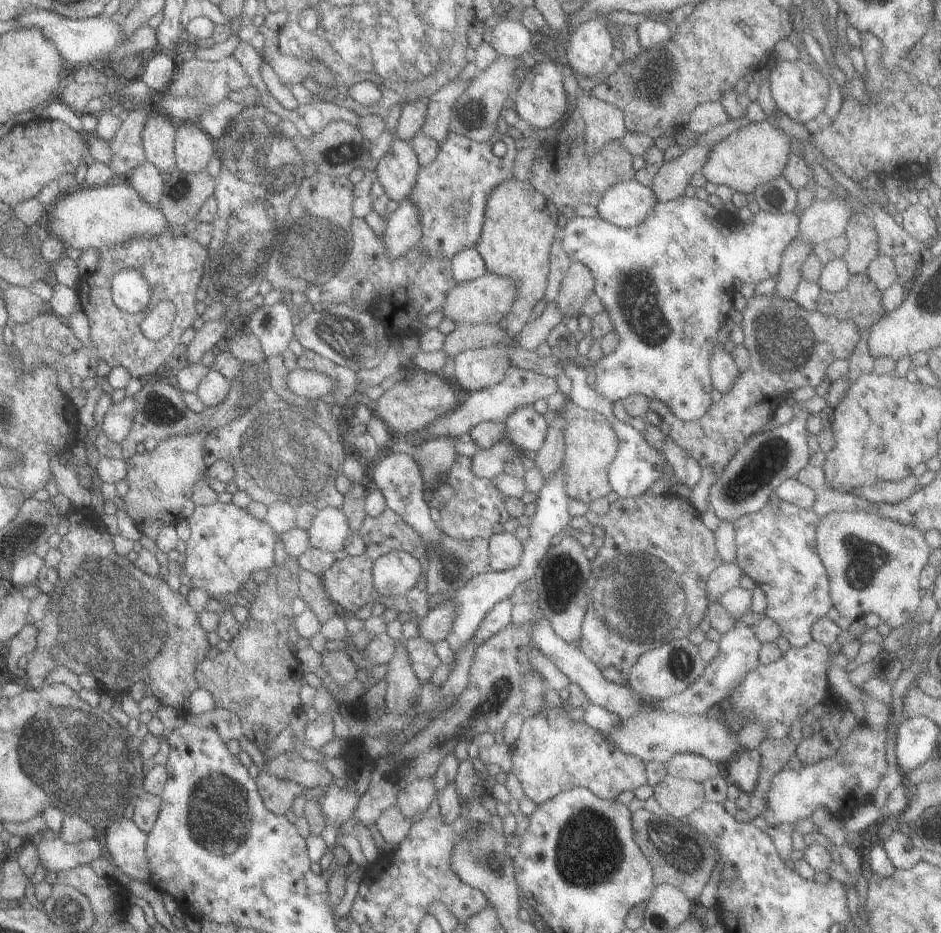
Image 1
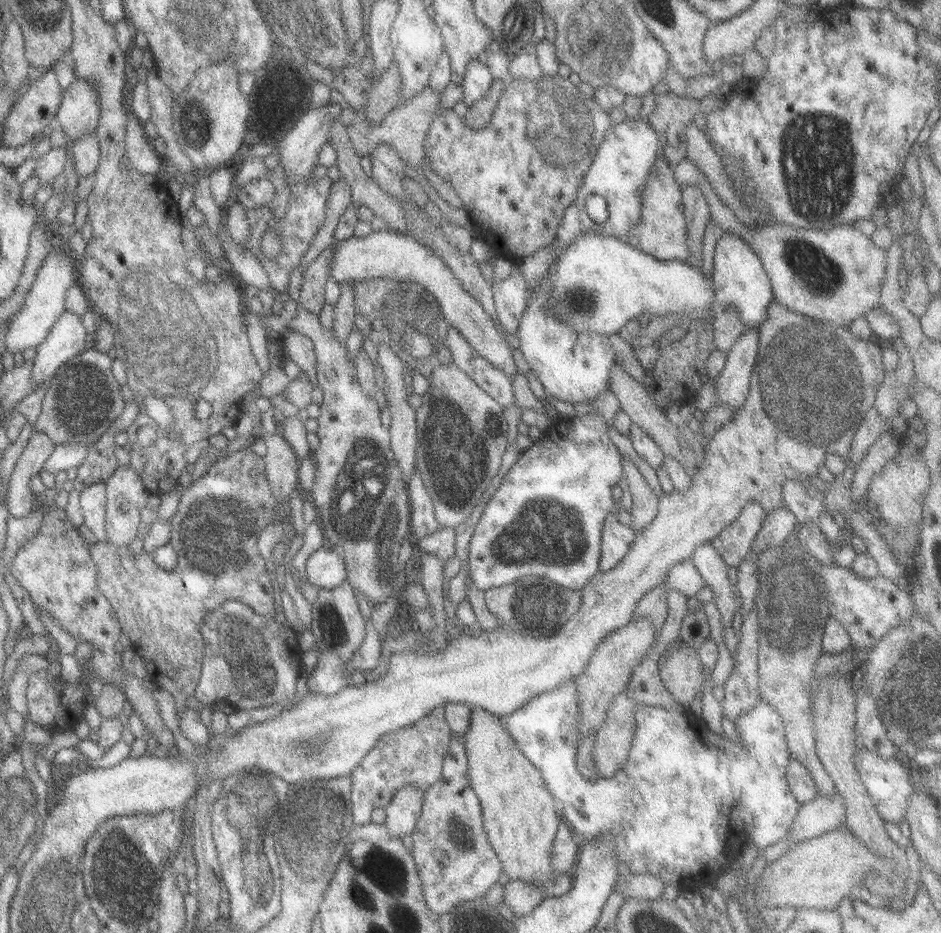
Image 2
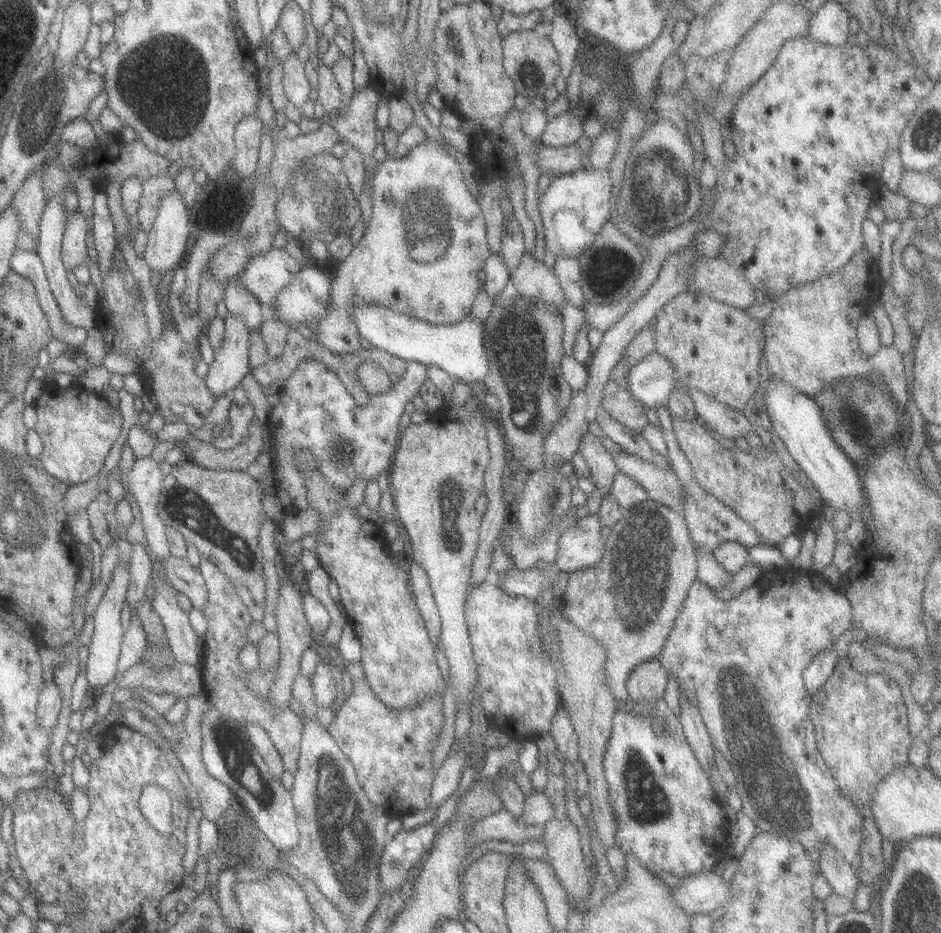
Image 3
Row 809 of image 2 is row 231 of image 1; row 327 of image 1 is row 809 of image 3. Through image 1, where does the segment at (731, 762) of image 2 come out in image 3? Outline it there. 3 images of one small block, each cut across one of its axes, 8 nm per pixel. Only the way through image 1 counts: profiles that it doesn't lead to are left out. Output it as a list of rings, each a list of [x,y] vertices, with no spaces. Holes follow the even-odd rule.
[[[662,698],[654,700],[650,704],[649,716],[629,714],[629,712],[615,711],[613,713],[610,735],[605,747],[605,752],[602,758],[602,771],[604,780],[608,790],[608,800],[616,820],[616,830],[614,834],[614,842],[618,849],[623,852],[629,852],[645,869],[648,869],[653,875],[663,874],[675,875],[675,877],[687,877],[697,872],[713,870],[713,865],[717,864],[723,858],[723,850],[725,850],[725,834],[727,834],[727,822],[723,822],[721,818],[721,808],[719,804],[723,804],[716,798],[714,791],[711,791],[711,784],[705,771],[701,769],[701,765],[697,762],[695,755],[691,752],[689,745],[686,743],[682,728],[680,727],[678,717],[675,717],[673,712],[667,707]]]

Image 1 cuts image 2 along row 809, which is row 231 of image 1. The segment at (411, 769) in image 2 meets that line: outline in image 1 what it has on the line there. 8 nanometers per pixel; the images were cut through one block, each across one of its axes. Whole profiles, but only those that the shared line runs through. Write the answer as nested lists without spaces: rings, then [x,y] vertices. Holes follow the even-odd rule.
[[[352,218],[349,234],[350,249],[346,259],[327,282],[303,290],[307,302],[317,302],[323,307],[347,303],[347,300],[355,302],[355,306],[365,304],[368,314],[381,324],[389,338],[422,333],[425,317],[440,310],[445,294],[456,285],[450,271],[450,260],[429,258],[427,254],[419,253],[418,244],[407,250],[403,258],[389,260],[385,258],[383,239],[373,234],[363,218]]]

